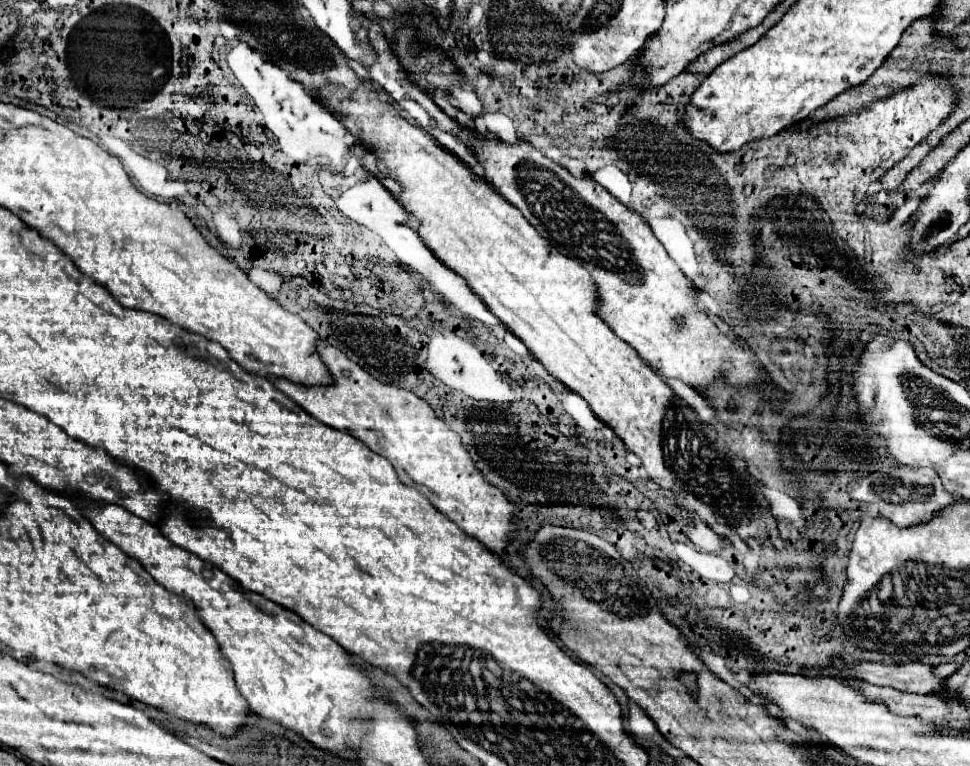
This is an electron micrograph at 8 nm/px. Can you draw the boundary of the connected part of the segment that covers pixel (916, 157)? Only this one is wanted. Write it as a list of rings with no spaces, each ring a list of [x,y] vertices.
[[[922,145],[922,147],[914,147],[914,151],[912,151],[906,159],[898,161],[898,163],[896,163],[896,165],[882,177],[884,187],[886,187],[888,191],[898,189],[898,185],[906,179],[906,175],[910,173],[910,169],[912,169],[912,167],[918,167],[918,161],[924,159],[924,155],[930,153],[932,149],[934,149],[934,147],[926,147],[926,145]]]

